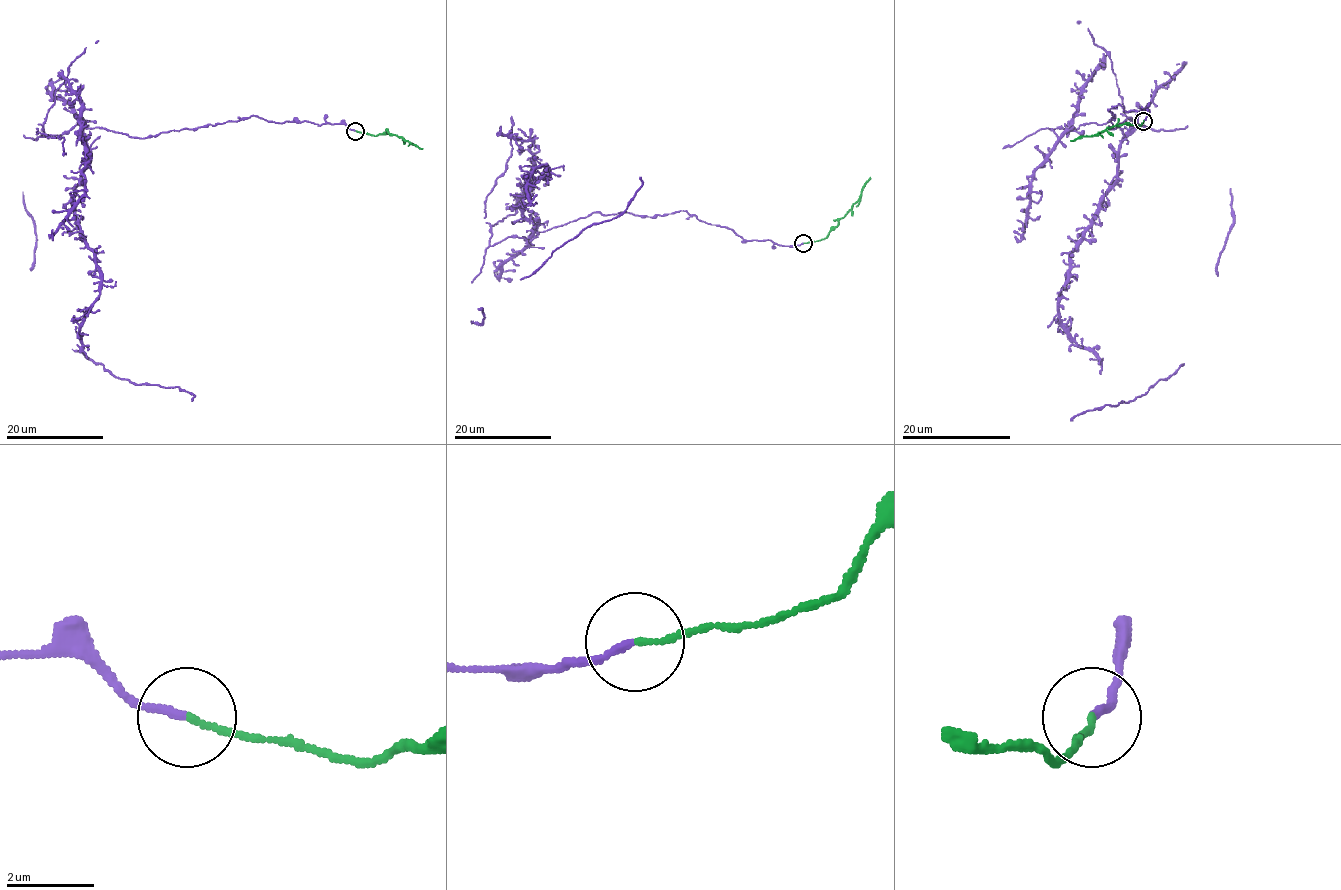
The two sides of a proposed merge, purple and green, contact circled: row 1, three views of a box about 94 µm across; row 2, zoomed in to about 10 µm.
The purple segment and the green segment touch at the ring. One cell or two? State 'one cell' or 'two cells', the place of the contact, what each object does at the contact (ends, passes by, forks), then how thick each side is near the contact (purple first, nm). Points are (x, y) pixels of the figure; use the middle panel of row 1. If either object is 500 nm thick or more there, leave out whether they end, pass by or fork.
one cell; at (803, 243); purple ends there; green ends there; 160 nm thick on the purple side, 130 nm on the other

